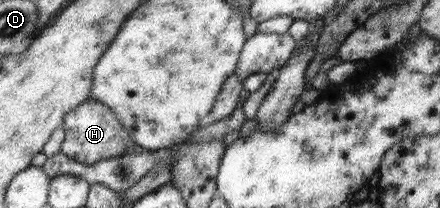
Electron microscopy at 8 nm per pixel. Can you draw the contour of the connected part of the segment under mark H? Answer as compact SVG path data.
M92 98L82 103L80 107L74 108L74 111L65 117L62 126L65 130L65 139L60 153L82 164L92 165L104 159L126 155L134 152L134 149L138 147L114 112L102 102Z

